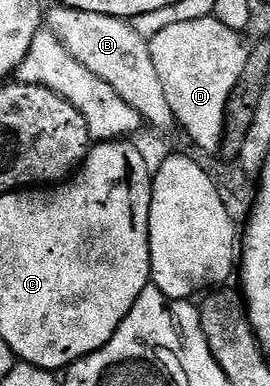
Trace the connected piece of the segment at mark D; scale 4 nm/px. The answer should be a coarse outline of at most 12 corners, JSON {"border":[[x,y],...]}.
{"border":[[214,16],[149,42],[176,125],[223,148],[249,48]]}

